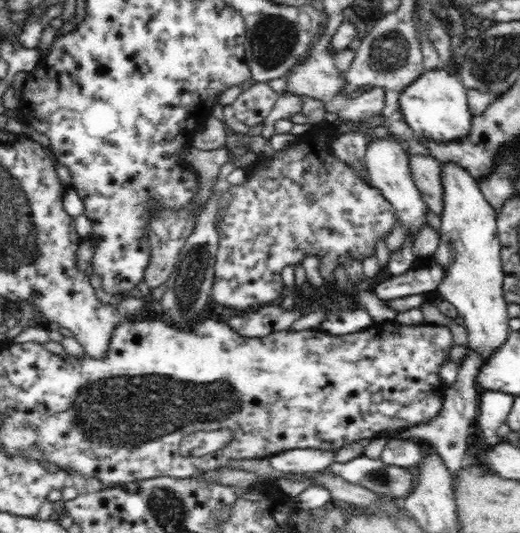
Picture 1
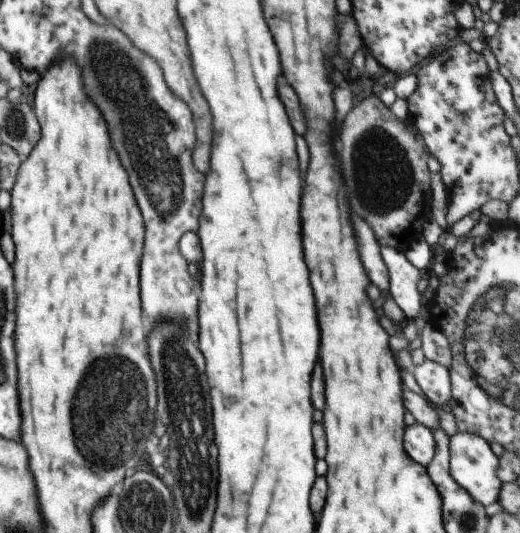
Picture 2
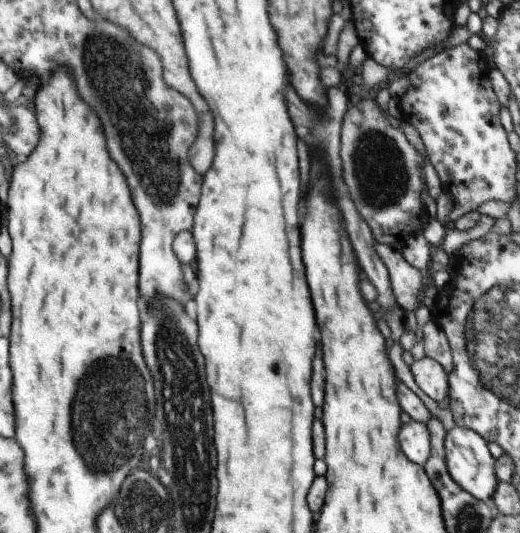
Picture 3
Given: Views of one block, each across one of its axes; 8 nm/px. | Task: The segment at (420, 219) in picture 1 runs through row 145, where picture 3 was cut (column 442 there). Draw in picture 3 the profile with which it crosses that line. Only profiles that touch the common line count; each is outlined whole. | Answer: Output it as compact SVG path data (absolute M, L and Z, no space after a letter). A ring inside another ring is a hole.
M424 357L414 361L411 371L422 392L441 405L447 403L449 395L448 374L438 361Z

